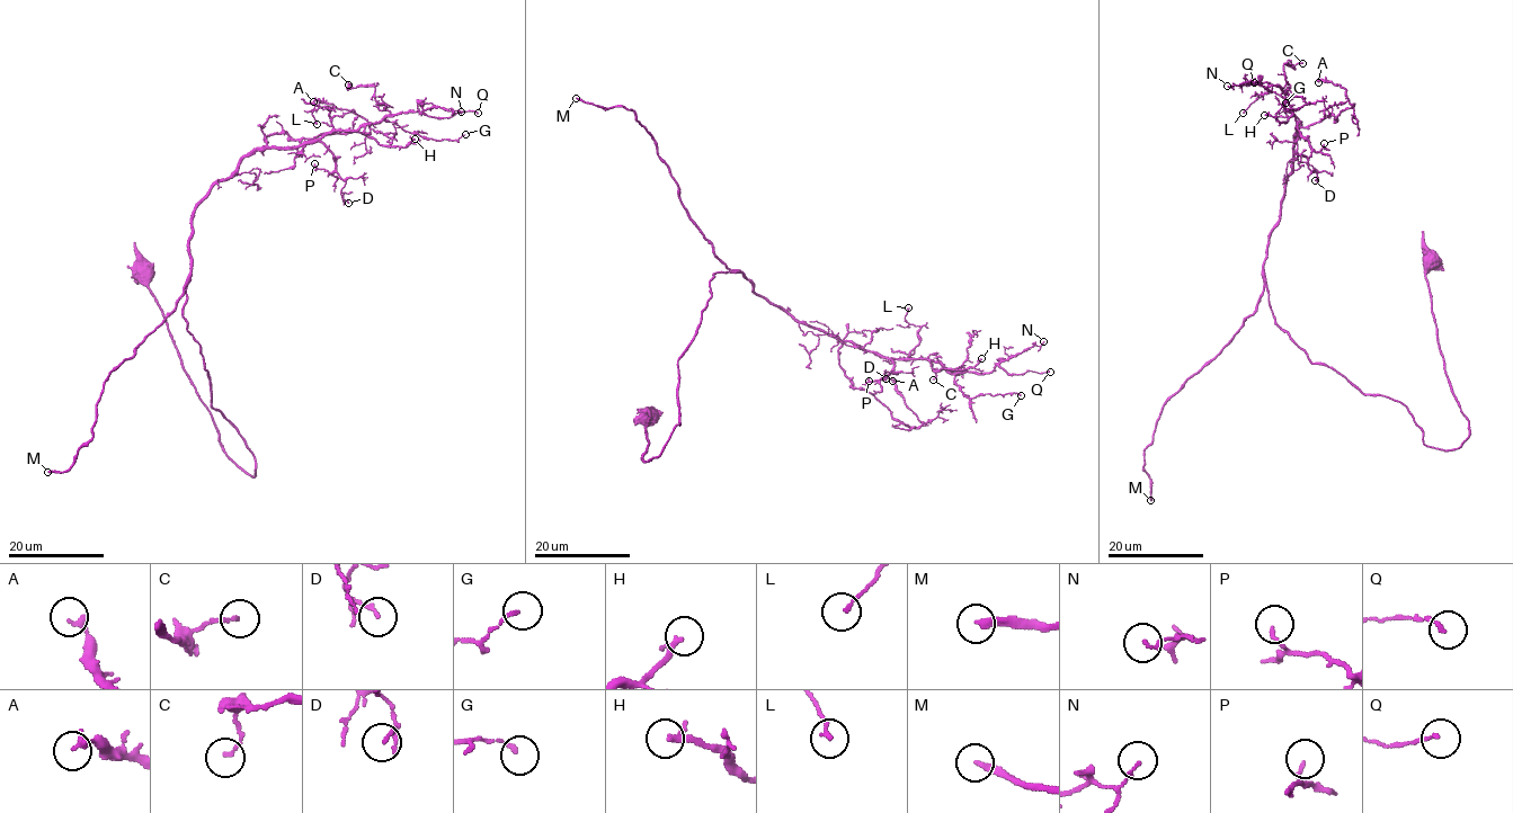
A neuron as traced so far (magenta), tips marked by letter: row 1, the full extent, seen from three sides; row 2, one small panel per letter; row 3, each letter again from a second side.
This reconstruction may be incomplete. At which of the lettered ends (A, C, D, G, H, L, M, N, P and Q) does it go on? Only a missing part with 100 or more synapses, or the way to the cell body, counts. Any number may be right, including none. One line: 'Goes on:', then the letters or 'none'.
Goes on: M

